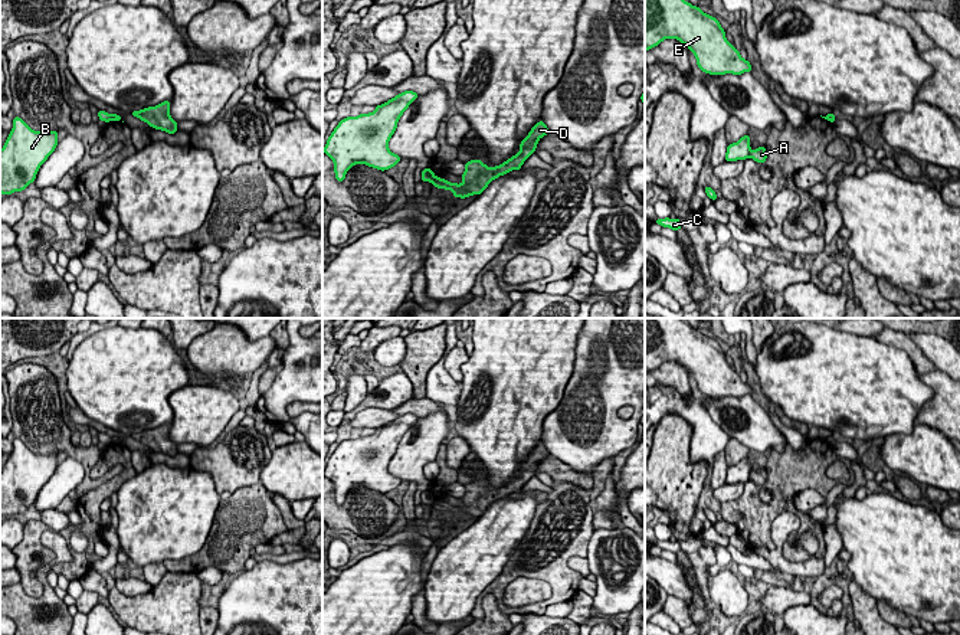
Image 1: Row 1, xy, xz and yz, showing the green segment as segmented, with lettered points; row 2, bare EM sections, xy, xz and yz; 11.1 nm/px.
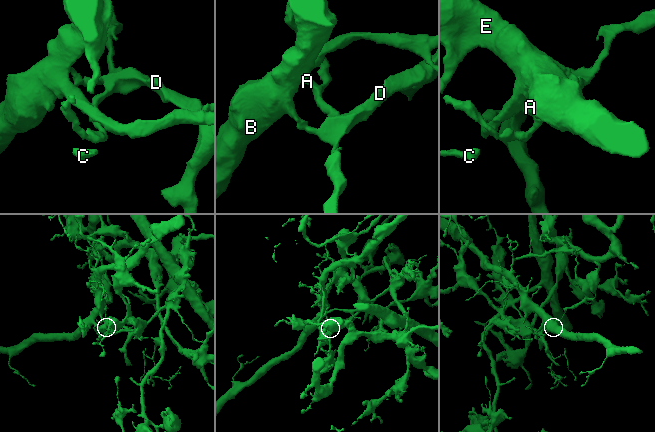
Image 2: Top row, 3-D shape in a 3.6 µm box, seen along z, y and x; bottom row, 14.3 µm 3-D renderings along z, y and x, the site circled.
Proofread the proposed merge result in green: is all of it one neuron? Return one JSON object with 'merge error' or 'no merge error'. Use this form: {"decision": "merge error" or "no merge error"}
{"decision": "merge error"}

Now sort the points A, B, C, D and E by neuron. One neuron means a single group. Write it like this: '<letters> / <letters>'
A C D / B E

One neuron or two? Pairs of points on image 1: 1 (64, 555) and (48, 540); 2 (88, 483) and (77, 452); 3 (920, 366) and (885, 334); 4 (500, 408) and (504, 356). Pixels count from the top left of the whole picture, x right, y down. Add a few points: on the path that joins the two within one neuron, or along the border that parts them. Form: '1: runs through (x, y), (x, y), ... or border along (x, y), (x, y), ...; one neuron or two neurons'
1: runs through (59, 550), (52, 543); one neuron
2: runs through (87, 475), (87, 462), (84, 460); one neuron
3: runs through (916, 356), (901, 340), (895, 339); one neuron
4: runs through (504, 395), (504, 369); one neuron

